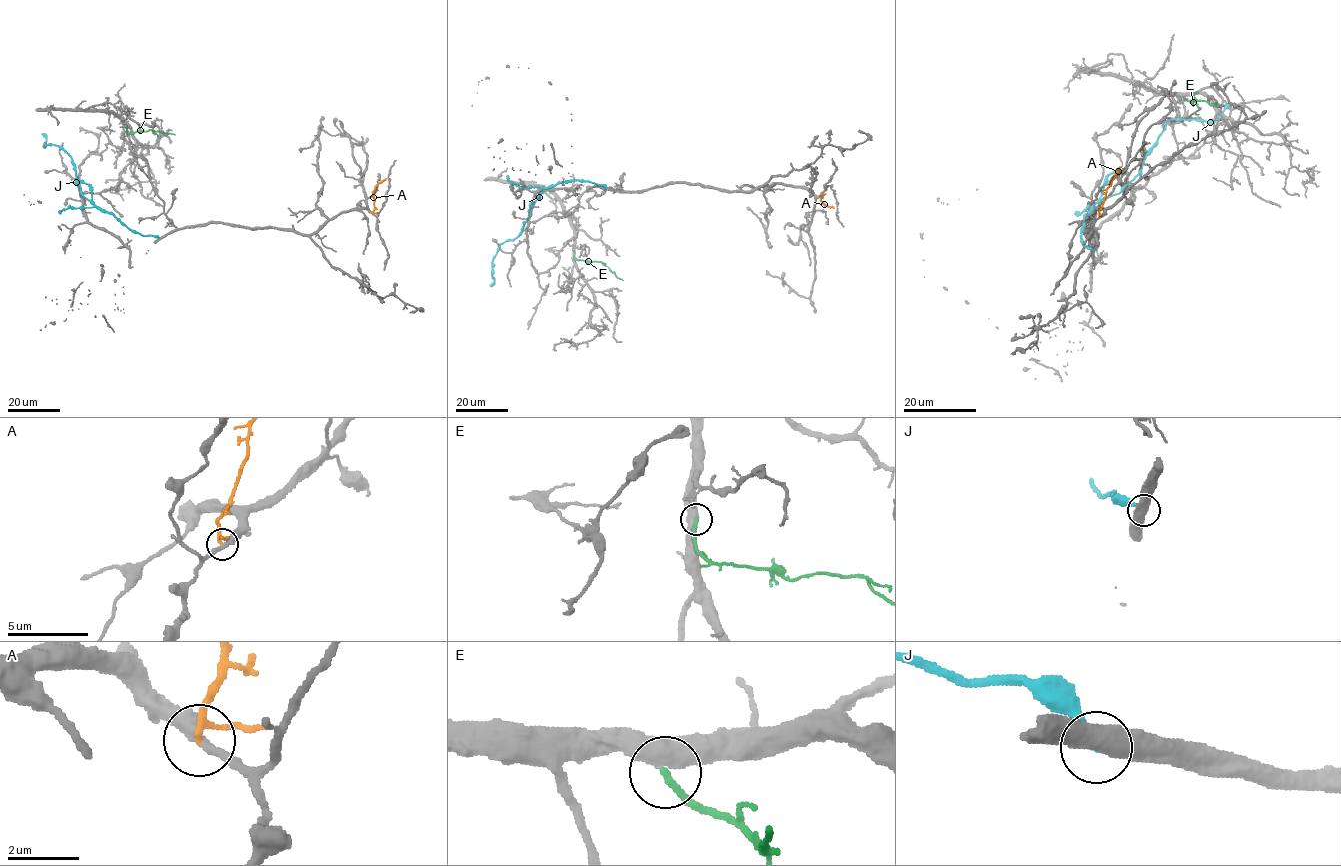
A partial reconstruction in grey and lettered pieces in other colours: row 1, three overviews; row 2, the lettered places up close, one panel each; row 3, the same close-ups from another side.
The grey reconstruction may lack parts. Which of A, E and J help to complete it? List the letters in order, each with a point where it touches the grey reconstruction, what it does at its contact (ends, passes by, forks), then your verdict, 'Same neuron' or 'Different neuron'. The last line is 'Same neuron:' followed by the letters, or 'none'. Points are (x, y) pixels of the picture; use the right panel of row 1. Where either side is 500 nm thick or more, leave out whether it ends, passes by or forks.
A: Touches grey at (1100, 216). It passes by. Different neuron
E: Touches grey at (1182, 96). It ends there. Same neuron
J: Touches grey at (1094, 250). Different neuron
Same neuron: E

